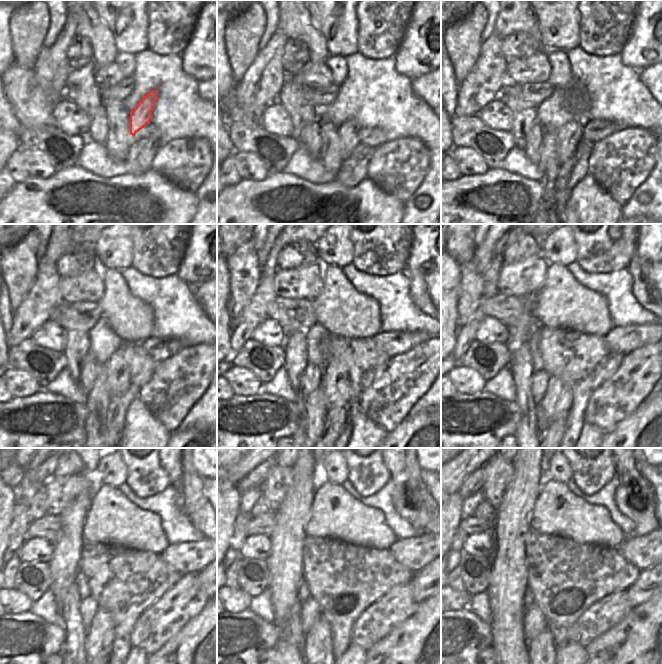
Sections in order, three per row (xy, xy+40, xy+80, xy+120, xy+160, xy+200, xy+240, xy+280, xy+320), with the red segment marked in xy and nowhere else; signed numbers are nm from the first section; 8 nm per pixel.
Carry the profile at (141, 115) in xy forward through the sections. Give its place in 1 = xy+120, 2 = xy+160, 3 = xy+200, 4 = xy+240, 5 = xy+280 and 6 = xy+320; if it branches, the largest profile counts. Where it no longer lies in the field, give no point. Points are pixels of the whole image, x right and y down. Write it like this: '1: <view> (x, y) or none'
1: xy+120 (117, 375)
2: xy+160 (335, 383)
3: xy+200 (555, 403)
4: xy+240 (100, 634)
5: xy+280 (318, 651)
6: xy+320 (541, 650)

